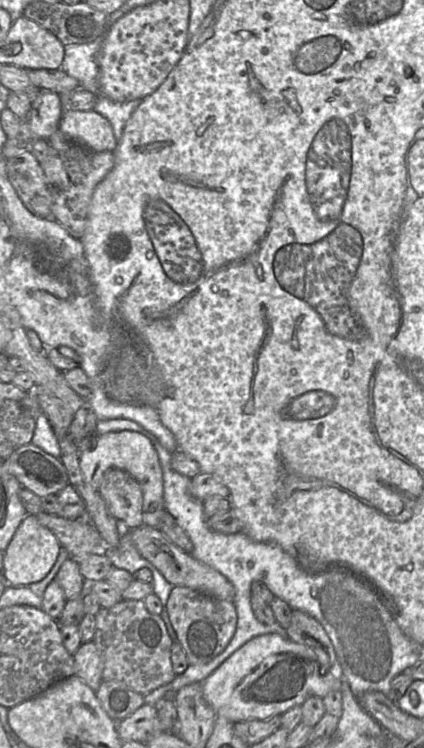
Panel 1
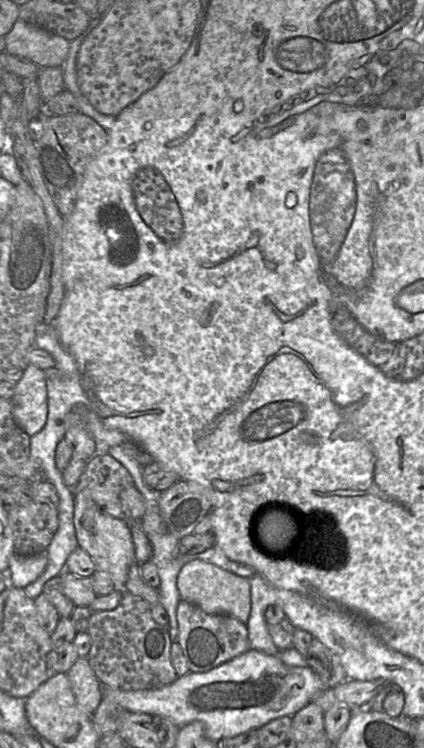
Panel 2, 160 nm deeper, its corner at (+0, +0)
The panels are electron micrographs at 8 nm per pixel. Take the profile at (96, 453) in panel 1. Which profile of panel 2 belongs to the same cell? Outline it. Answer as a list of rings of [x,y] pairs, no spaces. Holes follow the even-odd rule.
[[[74,492],[74,527],[78,547],[91,556],[96,571],[109,573],[116,584],[116,590],[125,589],[129,568],[137,562],[128,521],[113,518],[102,512],[90,495]]]

